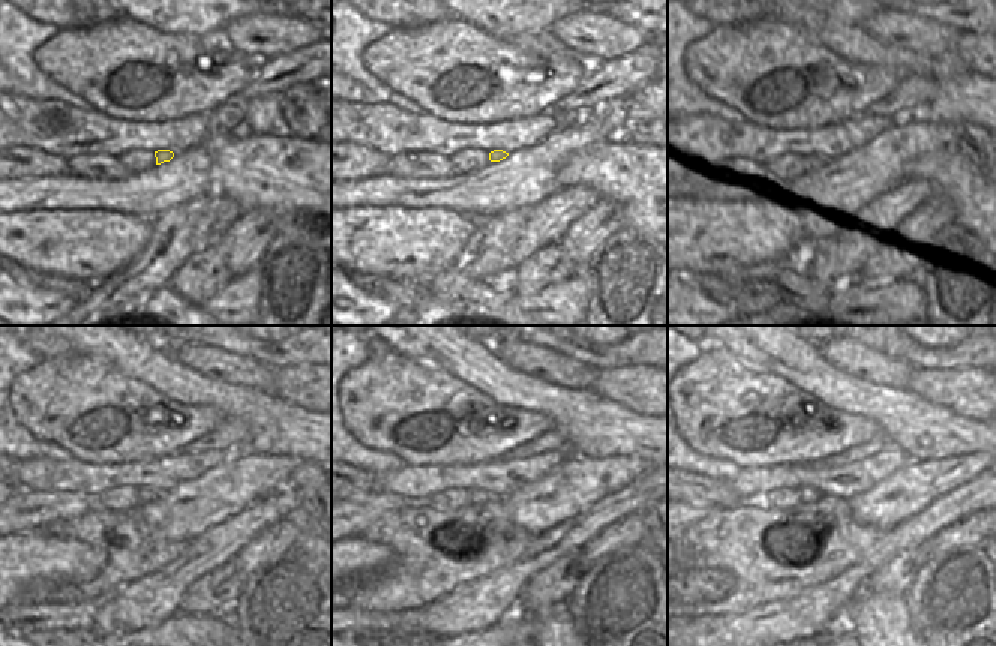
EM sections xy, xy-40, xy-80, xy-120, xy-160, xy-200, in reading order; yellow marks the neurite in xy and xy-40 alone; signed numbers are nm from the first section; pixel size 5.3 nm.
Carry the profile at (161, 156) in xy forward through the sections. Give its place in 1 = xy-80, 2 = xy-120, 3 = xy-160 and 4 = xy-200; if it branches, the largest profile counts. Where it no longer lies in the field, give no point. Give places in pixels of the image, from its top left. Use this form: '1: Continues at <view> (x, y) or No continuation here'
1: Continues at xy-80 (824, 159)
2: Continues at xy-120 (146, 495)
3: Continues at xy-160 (476, 495)
4: Continues at xy-200 (807, 495)

